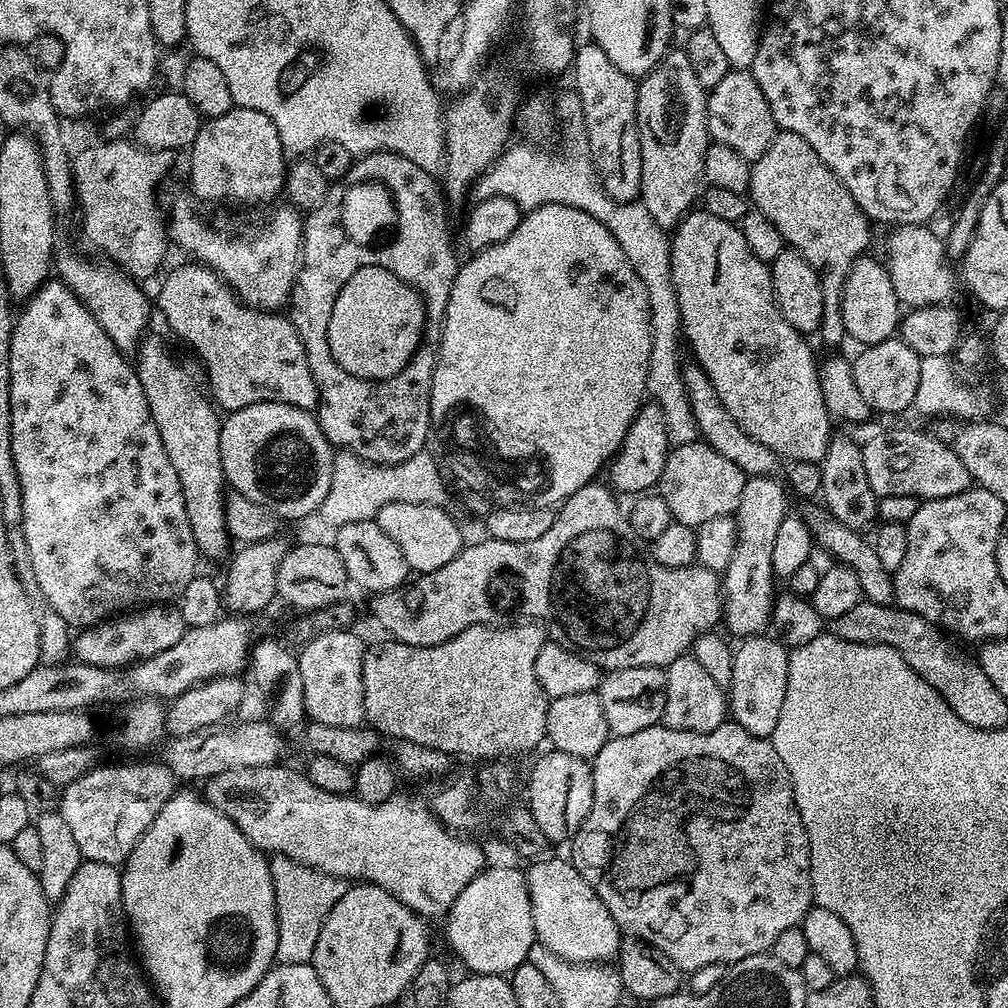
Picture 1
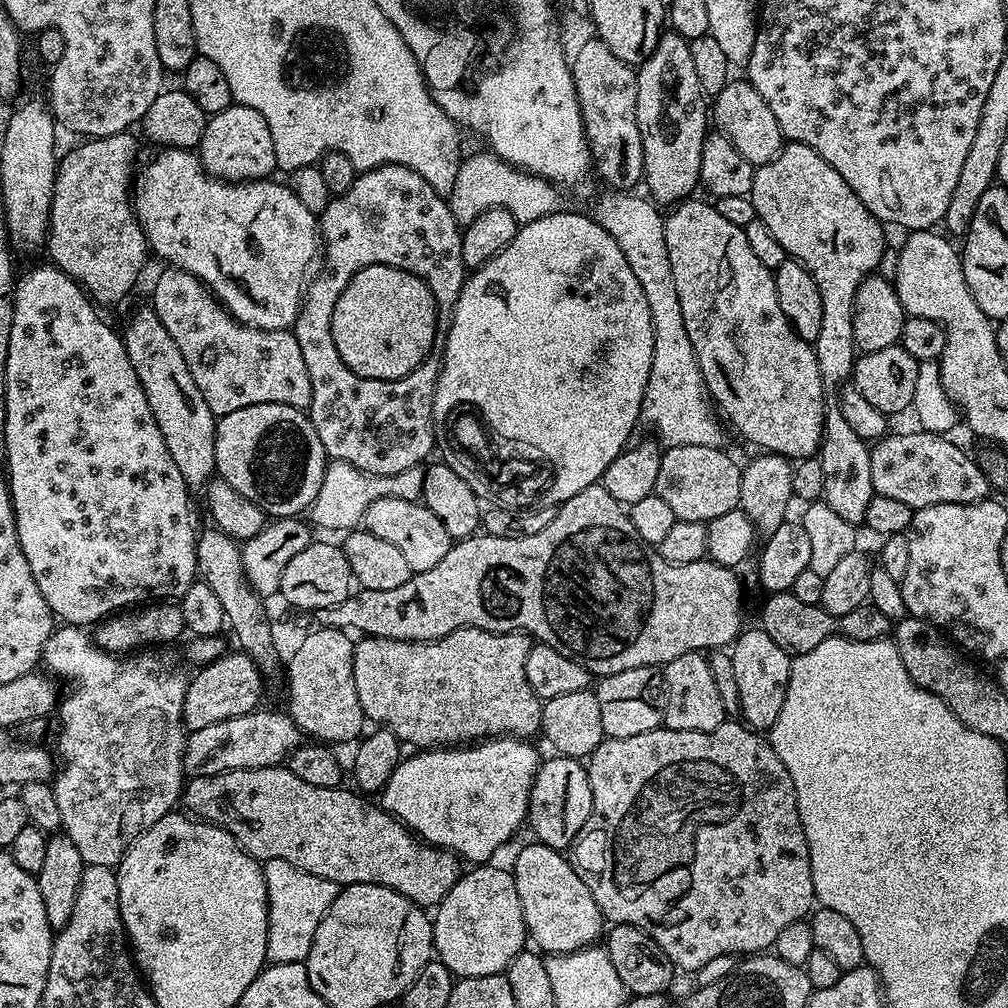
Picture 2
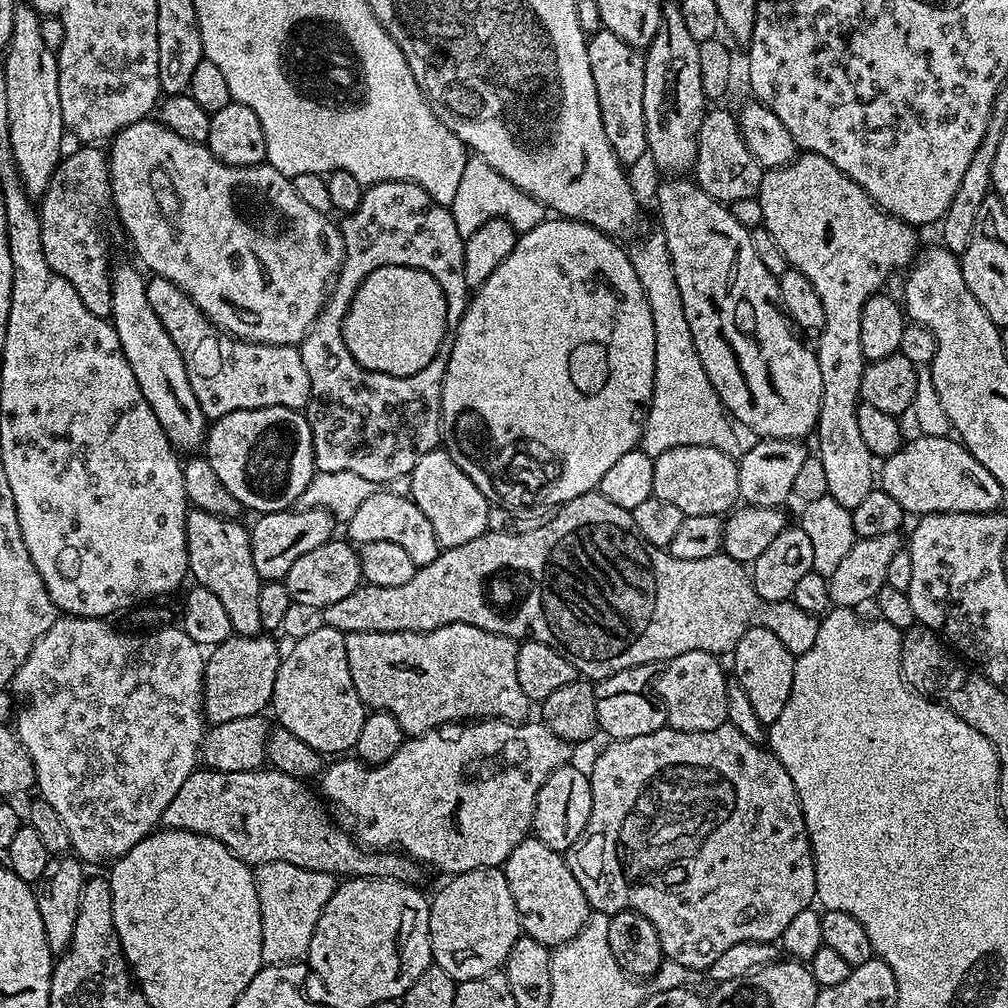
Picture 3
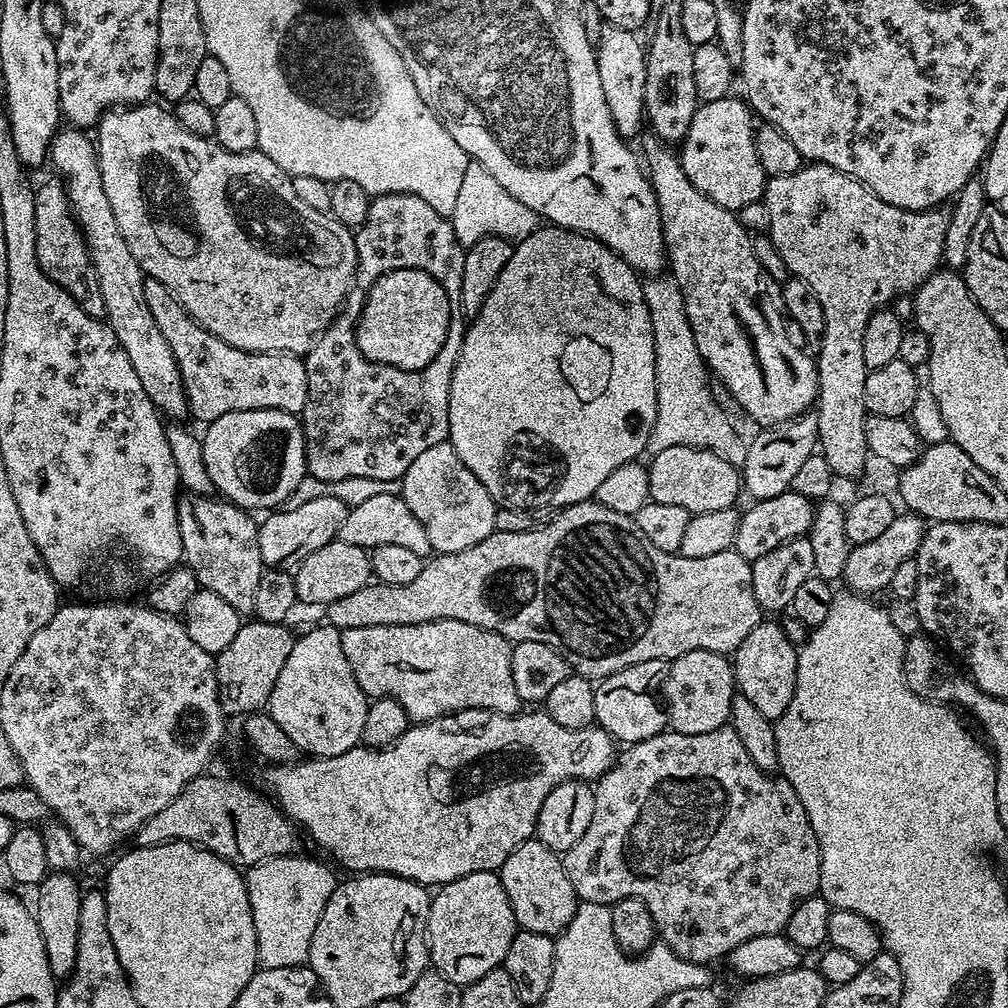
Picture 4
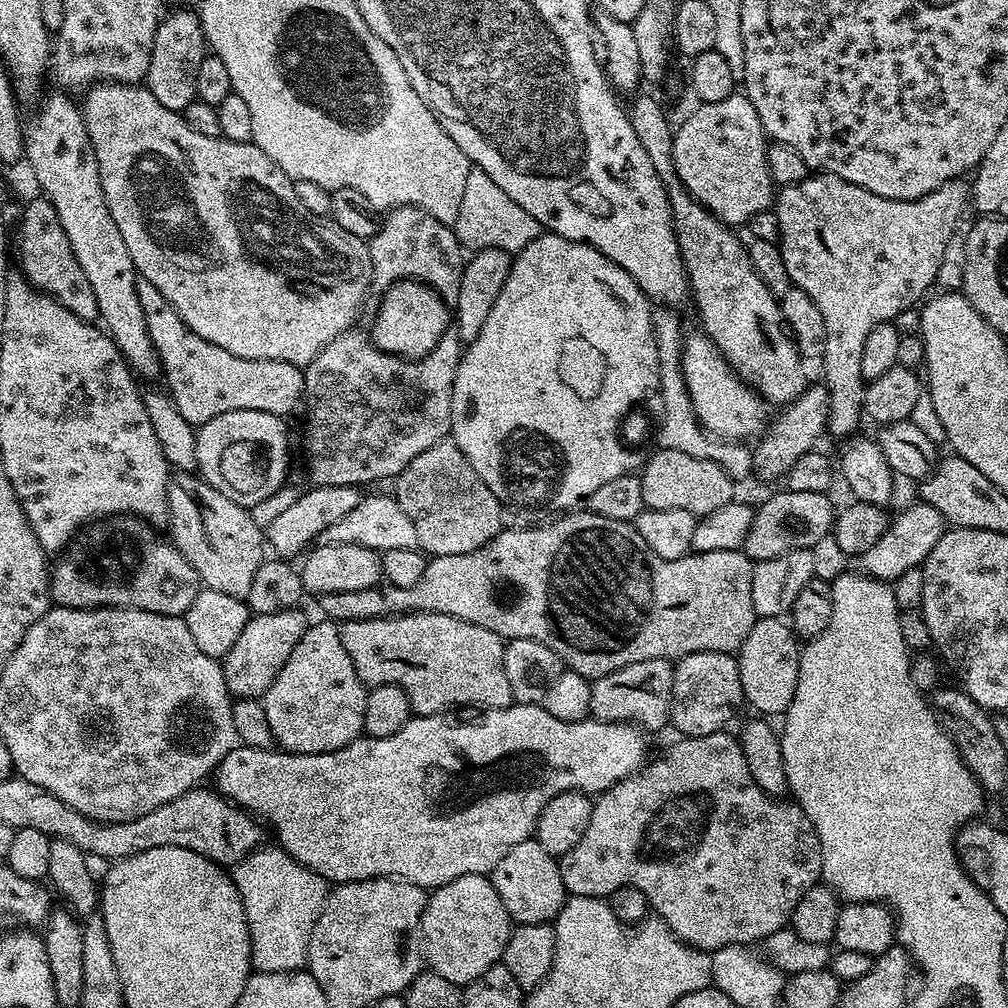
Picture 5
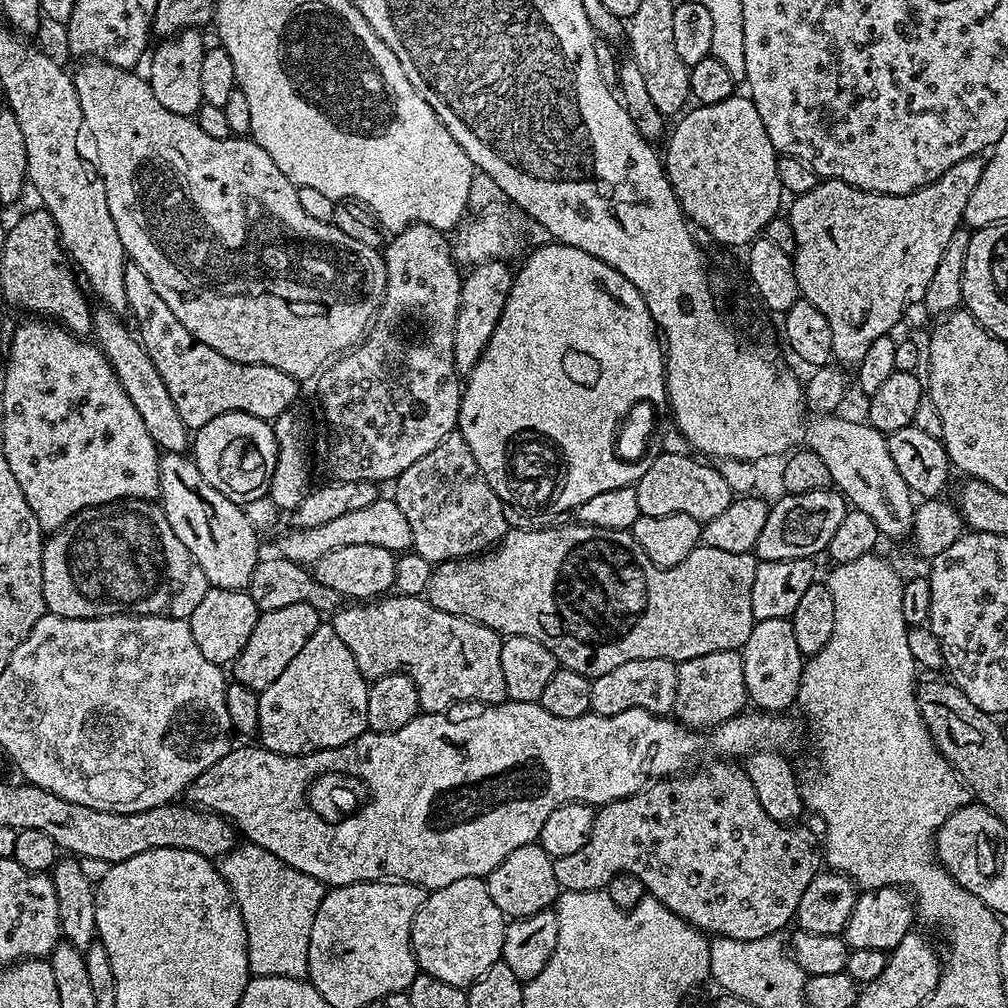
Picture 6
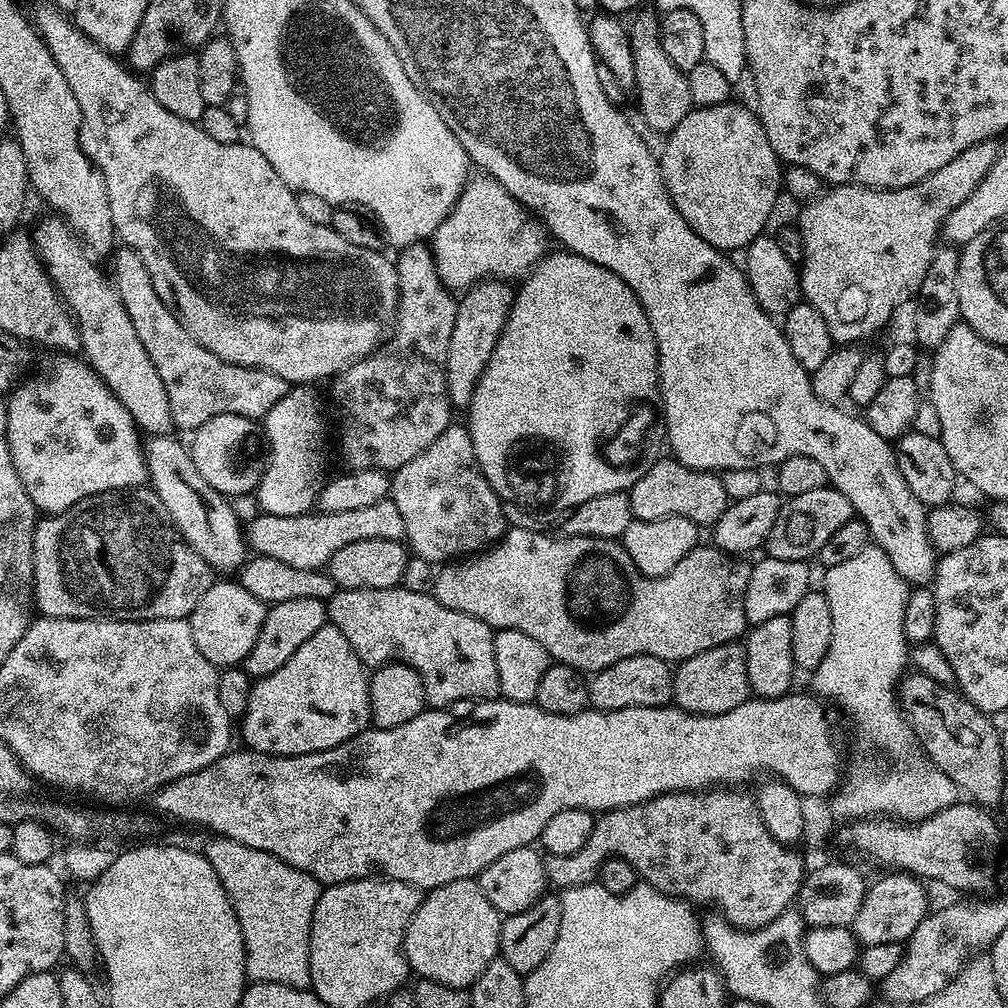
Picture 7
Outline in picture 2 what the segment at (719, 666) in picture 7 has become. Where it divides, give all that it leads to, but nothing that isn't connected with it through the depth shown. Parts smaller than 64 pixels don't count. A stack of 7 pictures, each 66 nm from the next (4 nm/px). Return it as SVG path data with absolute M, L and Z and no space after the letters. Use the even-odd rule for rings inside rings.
M687 652L682 658L674 658L674 662L663 665L662 683L665 694L663 727L679 732L709 732L725 723L722 694L718 694L718 685L704 652Z

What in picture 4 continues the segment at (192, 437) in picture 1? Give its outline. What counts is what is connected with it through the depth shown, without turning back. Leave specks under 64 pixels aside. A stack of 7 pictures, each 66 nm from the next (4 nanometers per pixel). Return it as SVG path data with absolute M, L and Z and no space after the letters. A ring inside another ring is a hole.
M71 126L57 131L48 150L48 160L56 167L55 175L62 178L72 214L84 234L96 285L98 290L102 290L102 302L106 302L104 320L114 330L122 350L126 350L126 358L130 358L130 366L134 366L142 382L142 390L150 394L150 402L154 402L157 412L169 421L183 421L183 416L187 417L189 411L180 371L170 344L162 338L162 330L158 330L154 314L150 314L150 306L146 306L144 271L138 262L134 262L134 254L130 254L130 246L126 246L126 238L122 238L114 222L114 210L110 210L110 201L102 190L97 149L93 141L84 136L87 135L83 131Z

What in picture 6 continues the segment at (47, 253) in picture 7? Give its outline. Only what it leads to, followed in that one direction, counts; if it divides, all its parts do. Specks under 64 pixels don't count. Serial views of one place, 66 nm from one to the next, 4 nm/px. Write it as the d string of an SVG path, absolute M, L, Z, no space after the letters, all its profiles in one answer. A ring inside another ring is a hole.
M107 310L93 311L91 335L95 343L99 344L106 354L114 374L118 374L118 382L122 382L122 390L126 390L130 402L134 402L139 416L142 417L142 423L146 425L146 431L150 434L150 438L154 438L161 453L187 453L190 448L190 430L178 415L178 409L170 398L170 390L166 390L166 382L162 382L158 370L154 370L154 362L150 362L135 331L132 331L129 325L127 328L120 320L123 319L117 313Z

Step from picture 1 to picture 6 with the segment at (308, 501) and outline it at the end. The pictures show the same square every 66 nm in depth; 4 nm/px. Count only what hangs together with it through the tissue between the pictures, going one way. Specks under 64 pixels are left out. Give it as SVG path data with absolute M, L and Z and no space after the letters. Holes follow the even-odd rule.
M245 412L218 414L206 426L195 429L190 452L198 470L202 470L202 478L236 504L243 506L269 495L278 458L276 430L269 421Z

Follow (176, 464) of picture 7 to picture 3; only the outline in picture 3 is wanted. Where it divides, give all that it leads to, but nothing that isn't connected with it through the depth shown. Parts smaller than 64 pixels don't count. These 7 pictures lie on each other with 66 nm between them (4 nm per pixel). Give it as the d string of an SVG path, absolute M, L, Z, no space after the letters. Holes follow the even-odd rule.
M189 511L186 518L186 550L191 579L210 594L215 594L230 614L230 626L237 636L259 636L262 629L258 614L261 579L254 570L252 537L239 519L227 520L214 514Z

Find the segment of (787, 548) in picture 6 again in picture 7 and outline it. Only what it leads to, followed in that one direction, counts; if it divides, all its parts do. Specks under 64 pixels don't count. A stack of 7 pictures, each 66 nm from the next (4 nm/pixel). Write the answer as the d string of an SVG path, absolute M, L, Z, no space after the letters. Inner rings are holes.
M834 487L789 496L781 503L778 518L774 518L774 527L770 529L766 545L767 555L783 560L811 561L811 556L813 559L820 553L822 546L826 546L830 534L853 519L852 503L848 501L846 494Z

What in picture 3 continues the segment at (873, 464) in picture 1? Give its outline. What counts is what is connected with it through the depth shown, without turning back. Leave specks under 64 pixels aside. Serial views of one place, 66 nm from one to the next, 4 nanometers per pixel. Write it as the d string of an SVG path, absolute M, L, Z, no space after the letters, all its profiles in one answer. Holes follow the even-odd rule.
M951 435L913 437L897 452L883 457L884 465L878 468L879 487L898 501L905 514L913 512L916 518L930 514L982 514L1001 507L1006 494L998 478L966 451L959 439Z

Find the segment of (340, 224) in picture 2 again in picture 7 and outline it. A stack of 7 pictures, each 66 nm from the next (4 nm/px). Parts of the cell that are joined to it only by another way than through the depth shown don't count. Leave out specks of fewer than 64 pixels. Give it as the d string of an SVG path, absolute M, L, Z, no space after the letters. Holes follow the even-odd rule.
M419 242L411 244L408 248L399 249L395 257L396 277L398 278L399 298L396 299L396 310L394 313L394 324L396 320L396 329L392 332L392 340L385 339L382 346L377 347L375 352L368 356L363 356L360 360L349 364L343 372L339 373L331 381L332 400L336 403L336 412L340 415L340 456L345 460L347 467L351 471L370 470L377 468L383 472L392 474L397 468L405 466L412 458L421 454L427 447L438 439L439 435L450 425L451 418L454 415L454 409L448 402L448 387L446 386L446 354L450 350L450 334L454 334L454 318L456 317L457 297L442 282L442 278L436 269L436 263L432 257L431 247L427 243Z

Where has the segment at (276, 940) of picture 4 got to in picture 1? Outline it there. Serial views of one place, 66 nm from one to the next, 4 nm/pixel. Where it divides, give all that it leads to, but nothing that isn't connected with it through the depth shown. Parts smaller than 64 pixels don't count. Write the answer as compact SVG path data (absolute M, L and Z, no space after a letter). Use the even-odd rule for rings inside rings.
M273 855L272 881L276 891L276 917L278 918L278 950L276 964L307 964L318 946L318 934L338 898L346 894L349 885L337 876L314 870L285 856Z

